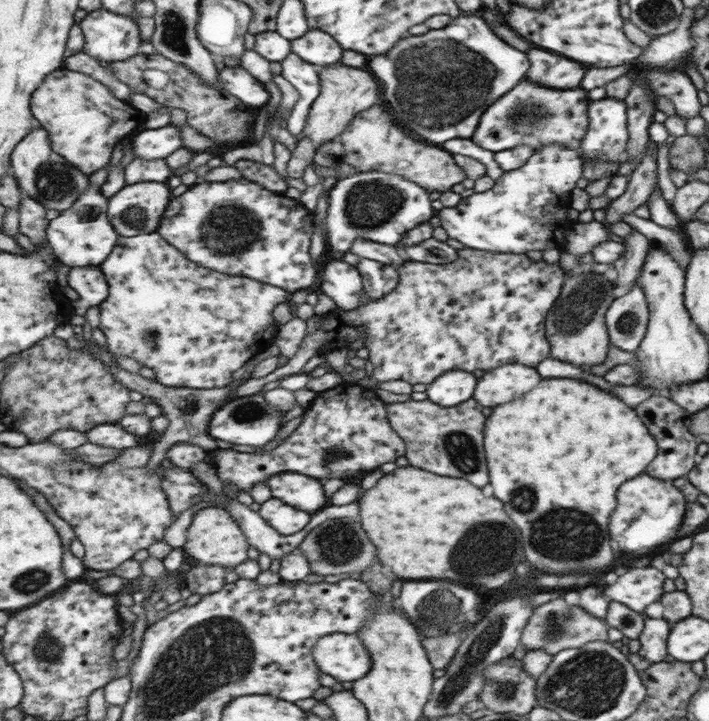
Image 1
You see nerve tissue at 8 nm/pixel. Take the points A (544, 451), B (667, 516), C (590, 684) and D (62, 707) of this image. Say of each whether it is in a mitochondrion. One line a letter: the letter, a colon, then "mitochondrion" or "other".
A: other
B: other
C: mitochondrion
D: other

